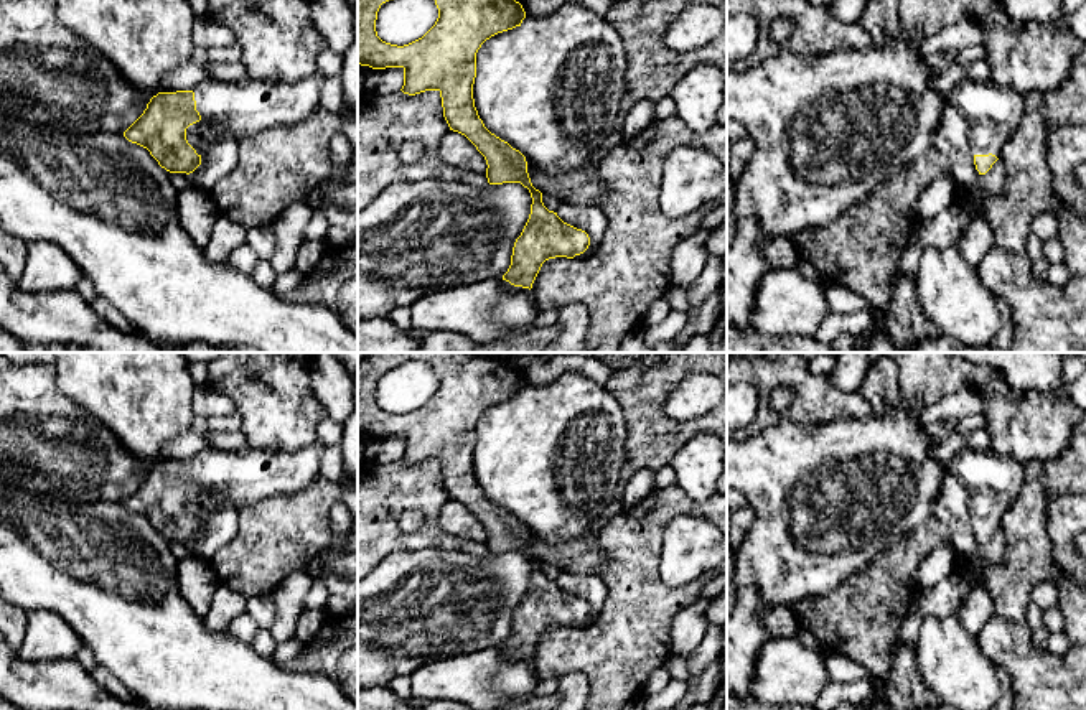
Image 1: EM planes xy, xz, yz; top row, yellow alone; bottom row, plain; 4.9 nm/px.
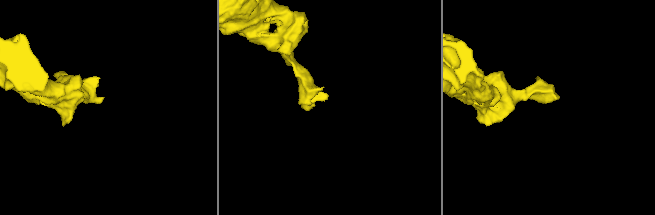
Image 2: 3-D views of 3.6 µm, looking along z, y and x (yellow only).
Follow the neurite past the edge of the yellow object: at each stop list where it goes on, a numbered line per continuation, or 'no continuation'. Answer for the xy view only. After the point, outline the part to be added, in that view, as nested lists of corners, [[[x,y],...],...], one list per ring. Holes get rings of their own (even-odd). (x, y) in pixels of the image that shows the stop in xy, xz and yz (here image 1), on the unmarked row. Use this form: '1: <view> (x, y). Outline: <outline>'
1: xy (228, 478). Outline: [[[321,443],[298,451],[209,446],[191,458],[201,489],[186,497],[186,509],[203,525],[211,507],[231,506],[239,512],[257,501],[305,489],[321,476],[323,450]]]

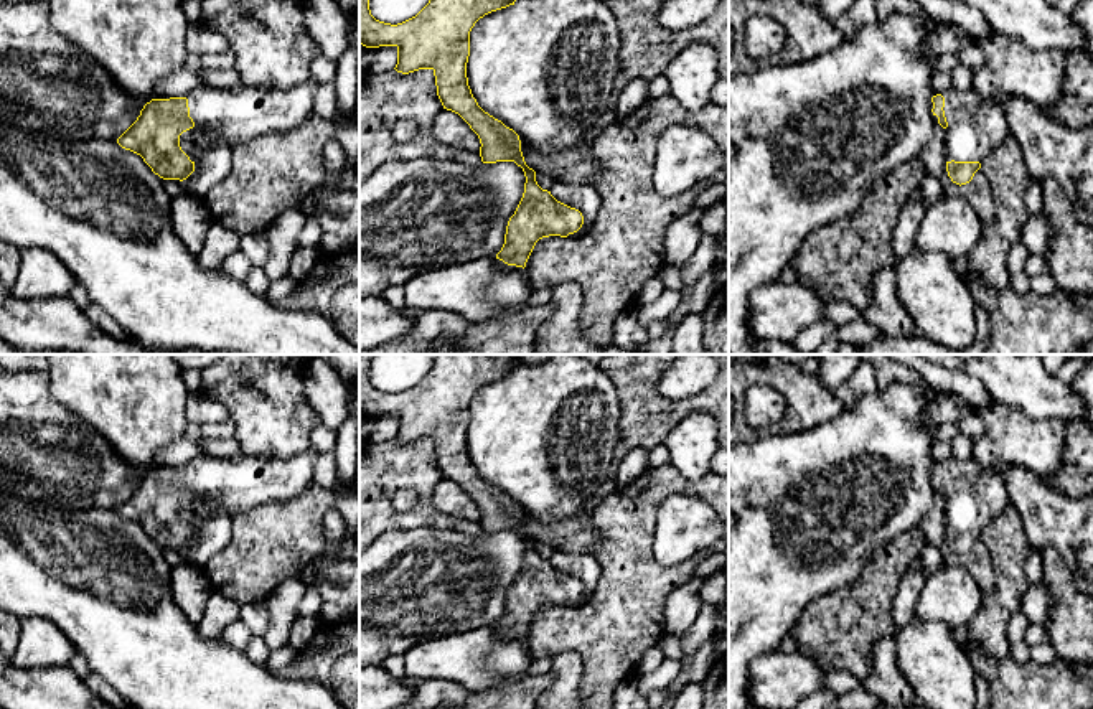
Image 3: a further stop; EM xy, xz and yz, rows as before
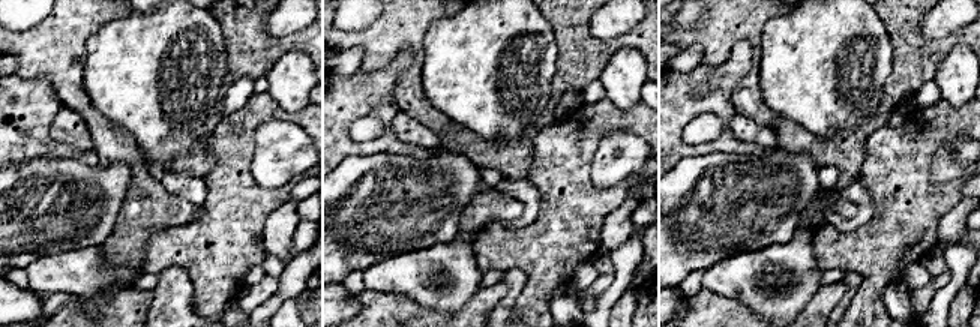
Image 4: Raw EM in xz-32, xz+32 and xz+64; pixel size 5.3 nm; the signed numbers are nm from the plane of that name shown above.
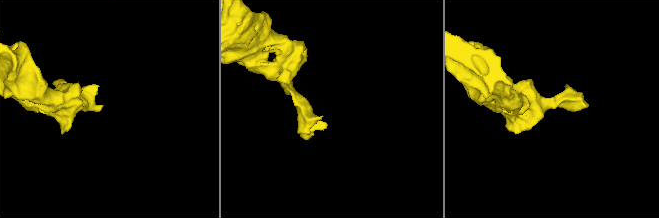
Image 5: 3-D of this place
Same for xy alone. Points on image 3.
1: xy (221, 485). Outline: [[[315,450],[292,458],[203,453],[185,465],[195,496],[180,505],[180,516],[196,533],[204,514],[224,513],[232,519],[251,508],[298,496],[315,483],[317,457]]]

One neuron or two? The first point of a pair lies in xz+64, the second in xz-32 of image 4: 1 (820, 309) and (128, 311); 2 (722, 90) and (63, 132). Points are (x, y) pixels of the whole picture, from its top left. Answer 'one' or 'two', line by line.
1: one
2: two

